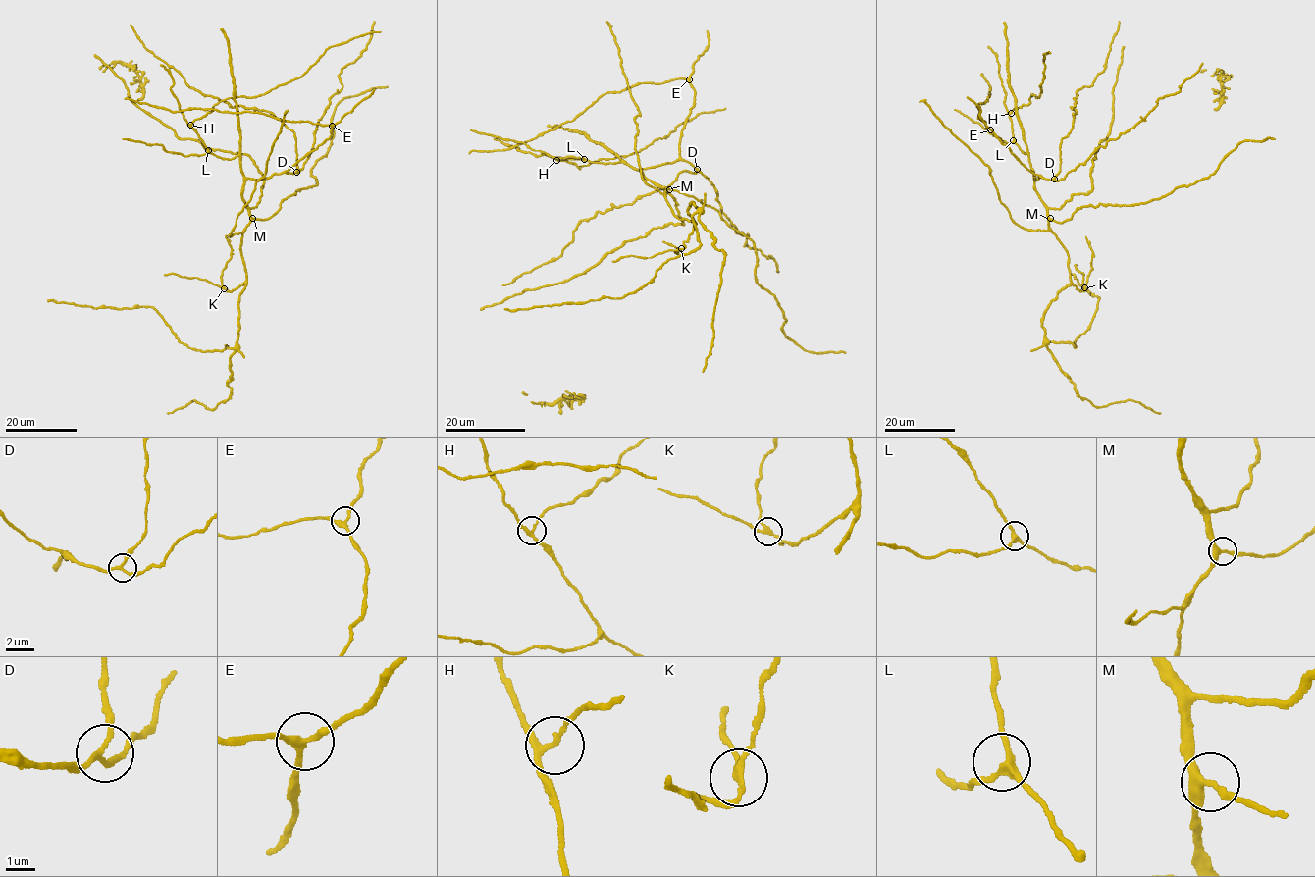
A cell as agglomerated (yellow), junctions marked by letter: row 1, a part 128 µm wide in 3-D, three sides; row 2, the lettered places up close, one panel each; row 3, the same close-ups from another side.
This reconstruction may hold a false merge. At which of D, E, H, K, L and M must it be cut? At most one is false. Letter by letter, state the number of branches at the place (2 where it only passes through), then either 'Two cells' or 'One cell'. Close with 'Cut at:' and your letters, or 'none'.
D: Branches: 3. One cell
E: Branches: 3. One cell
H: Branches: 3. One cell
K: Branches: 3. Two cells
L: Branches: 3. One cell
M: Branches: 3. One cell
Cut at: K

